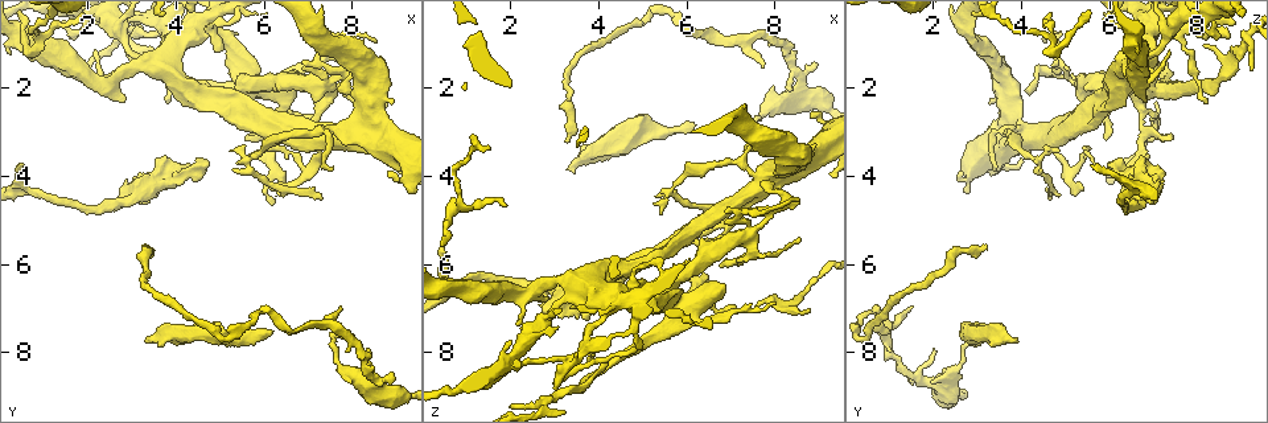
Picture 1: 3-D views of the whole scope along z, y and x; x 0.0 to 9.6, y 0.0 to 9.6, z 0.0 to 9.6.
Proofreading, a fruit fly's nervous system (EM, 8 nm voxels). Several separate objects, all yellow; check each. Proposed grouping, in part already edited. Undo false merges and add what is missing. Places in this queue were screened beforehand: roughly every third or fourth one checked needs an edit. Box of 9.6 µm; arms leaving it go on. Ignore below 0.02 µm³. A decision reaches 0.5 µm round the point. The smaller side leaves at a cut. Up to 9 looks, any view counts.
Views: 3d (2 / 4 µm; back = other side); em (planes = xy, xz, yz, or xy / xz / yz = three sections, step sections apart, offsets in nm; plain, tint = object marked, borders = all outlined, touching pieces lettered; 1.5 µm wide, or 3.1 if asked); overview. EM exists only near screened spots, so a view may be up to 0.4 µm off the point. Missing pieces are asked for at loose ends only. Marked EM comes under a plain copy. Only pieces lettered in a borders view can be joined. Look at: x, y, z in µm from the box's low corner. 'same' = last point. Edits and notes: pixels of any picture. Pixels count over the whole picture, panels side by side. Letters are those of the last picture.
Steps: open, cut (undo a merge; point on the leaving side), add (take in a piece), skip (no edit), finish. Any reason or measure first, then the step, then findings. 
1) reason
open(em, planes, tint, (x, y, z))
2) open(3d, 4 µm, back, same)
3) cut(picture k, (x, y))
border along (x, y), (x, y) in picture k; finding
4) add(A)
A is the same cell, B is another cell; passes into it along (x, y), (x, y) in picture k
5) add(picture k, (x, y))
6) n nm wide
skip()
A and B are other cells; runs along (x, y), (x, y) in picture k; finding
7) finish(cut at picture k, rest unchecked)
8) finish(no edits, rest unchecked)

branch stops here
open(3d, 2 µm, (3.40, 7.75, 3.95))

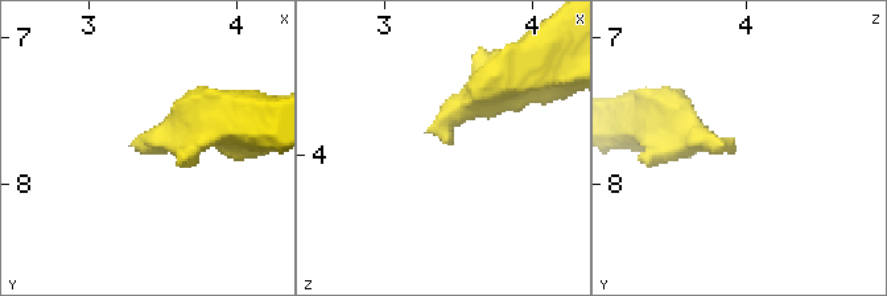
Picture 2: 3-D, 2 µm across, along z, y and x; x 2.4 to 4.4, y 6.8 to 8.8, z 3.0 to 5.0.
need the tissue
open(em, 3.1 µm, yz, step 16, borders, (3.40, 7.72, 3.92))

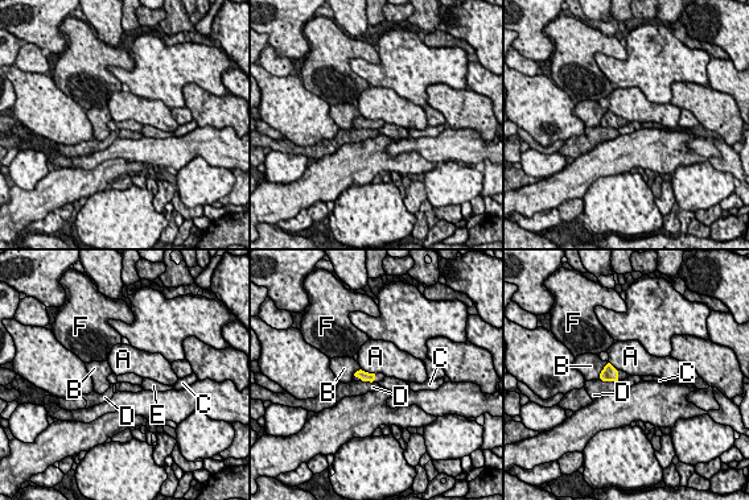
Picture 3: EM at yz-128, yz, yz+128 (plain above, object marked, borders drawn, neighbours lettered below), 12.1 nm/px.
another direction
open(em, 3.1 µm, planes, borders, same)

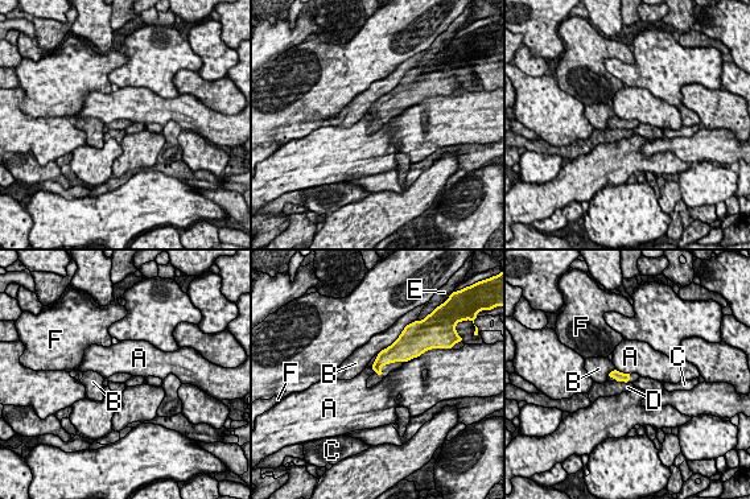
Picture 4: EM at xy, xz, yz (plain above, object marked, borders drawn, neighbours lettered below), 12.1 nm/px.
skip()
A, B, C, D, E and F are other cells; border along (419, 355), (404, 363) in picture 4; none of them fits

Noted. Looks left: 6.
long arm stops here
open(em, planes, borders, (3.25, 5.55, 3.20))

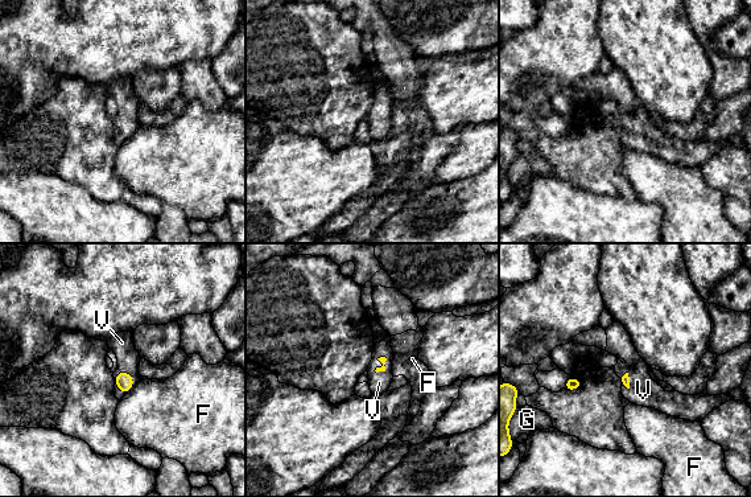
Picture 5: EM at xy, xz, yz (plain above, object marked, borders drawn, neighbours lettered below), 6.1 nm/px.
add(V)
V is the same cell, F and G are other cells; passes into it along (124, 382), (116, 383), (122, 344) in picture 5; the neuron continues

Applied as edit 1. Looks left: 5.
open(overview)

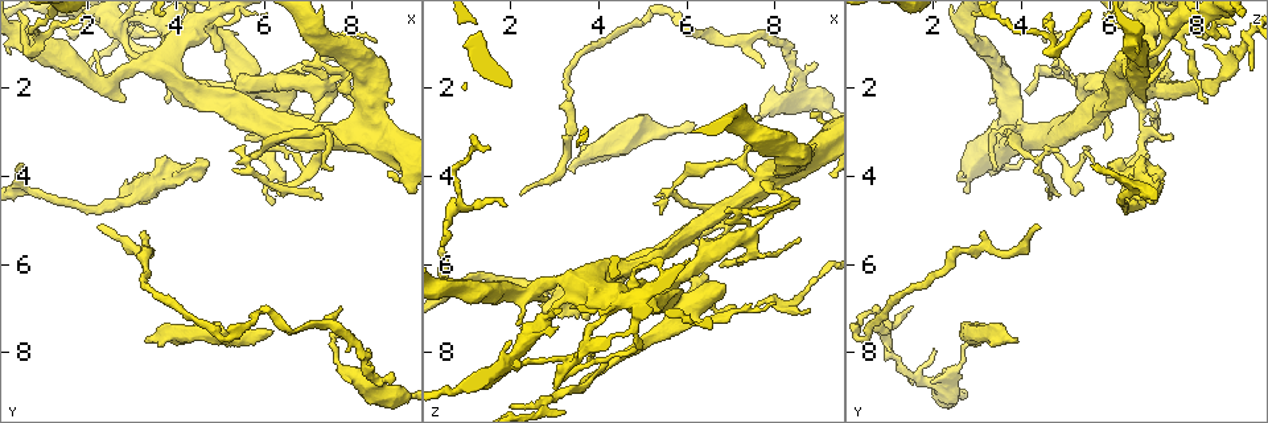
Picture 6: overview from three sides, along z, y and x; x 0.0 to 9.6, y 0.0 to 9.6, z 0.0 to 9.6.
an open end
open(em, xz, step 4, borders, (4.75, 3.75, 5.95))

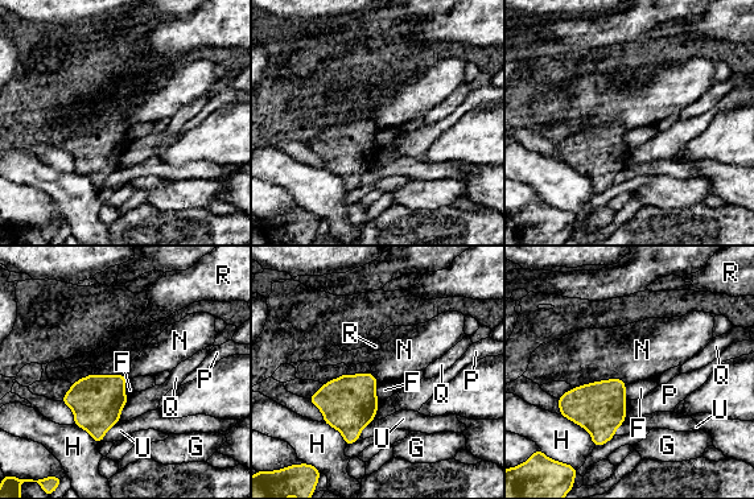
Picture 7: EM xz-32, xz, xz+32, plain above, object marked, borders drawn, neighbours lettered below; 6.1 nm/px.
130 nm wide
skip()
F, G, H, N, P, Q, R and U are other cells; border along (626, 383), (604, 379), (572, 388) in picture 7; none of them fits

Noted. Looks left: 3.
tapers out
open(3d, 4 µm, (7.30, 4.45, 4.60))

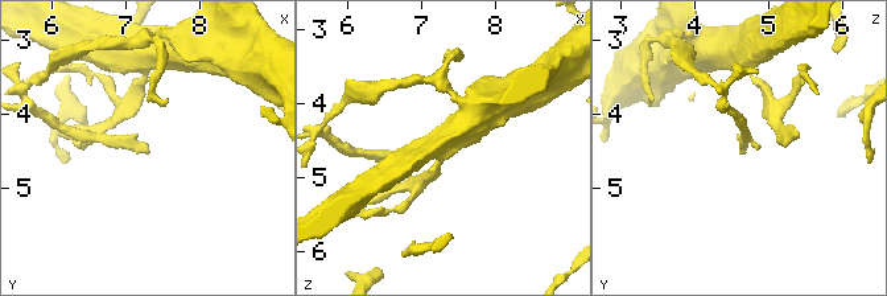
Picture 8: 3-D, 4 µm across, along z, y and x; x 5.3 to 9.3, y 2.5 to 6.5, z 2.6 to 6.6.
shape alone is not enough
open(em, planes, tint, (7.30, 4.50, 4.65))

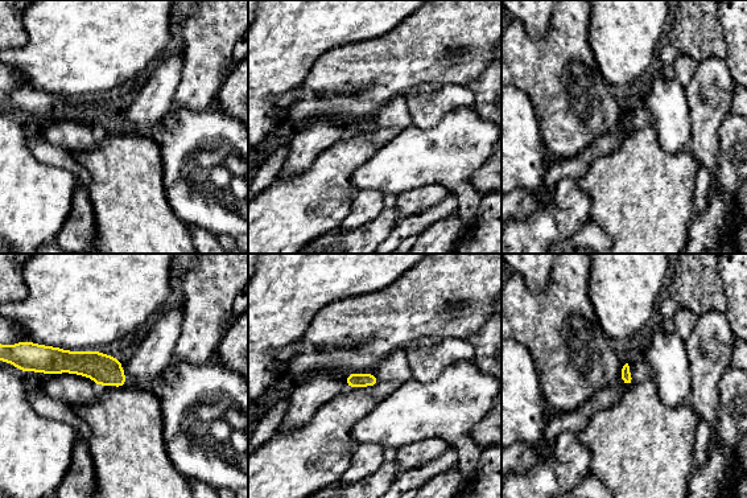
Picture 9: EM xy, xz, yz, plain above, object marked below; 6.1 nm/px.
what lies round it
open(em, planes, borders, same)

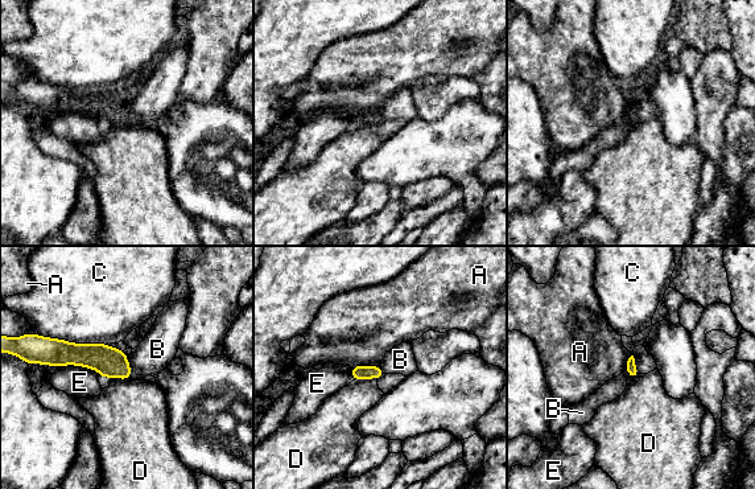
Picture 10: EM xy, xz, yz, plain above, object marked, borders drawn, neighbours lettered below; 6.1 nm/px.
C touches over 420 nm
skip()
A, B, C, D and E are other cells; runs along (49, 358), (98, 356), (127, 374) in picture 10; no lettered piece goes on from it

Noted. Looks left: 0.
finish(add at picture 5, rest unchecked)

